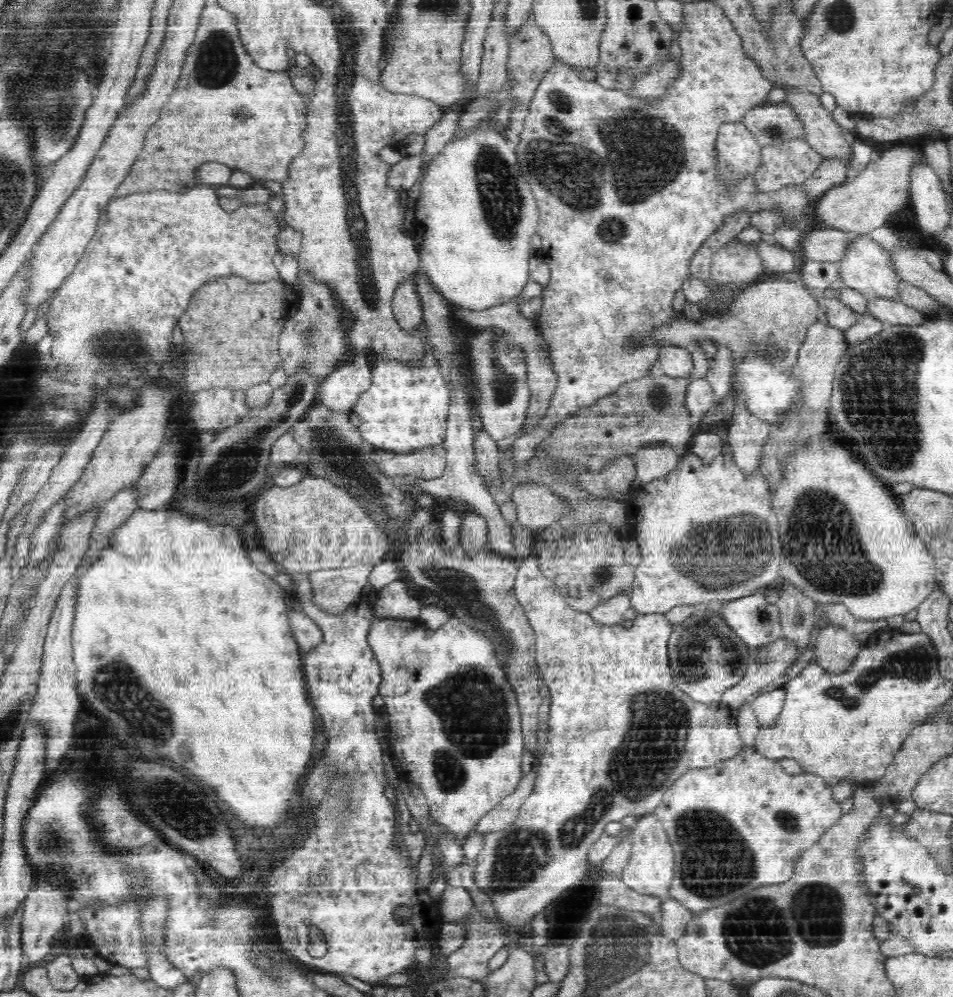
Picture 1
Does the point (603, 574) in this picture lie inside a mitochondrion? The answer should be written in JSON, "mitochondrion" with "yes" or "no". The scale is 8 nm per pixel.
{"mitochondrion":"yes"}

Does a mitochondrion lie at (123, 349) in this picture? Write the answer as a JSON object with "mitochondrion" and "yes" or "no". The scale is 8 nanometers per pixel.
{"mitochondrion":"yes"}

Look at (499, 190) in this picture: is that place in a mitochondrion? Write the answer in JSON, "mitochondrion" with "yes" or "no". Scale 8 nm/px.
{"mitochondrion":"yes"}

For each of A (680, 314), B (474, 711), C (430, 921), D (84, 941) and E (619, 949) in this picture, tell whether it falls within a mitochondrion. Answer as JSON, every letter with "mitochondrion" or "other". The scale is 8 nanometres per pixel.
{"A":"other","B":"mitochondrion","C":"other","D":"other","E":"mitochondrion"}

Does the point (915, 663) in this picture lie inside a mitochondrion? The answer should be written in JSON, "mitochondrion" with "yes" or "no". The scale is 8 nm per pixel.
{"mitochondrion":"yes"}

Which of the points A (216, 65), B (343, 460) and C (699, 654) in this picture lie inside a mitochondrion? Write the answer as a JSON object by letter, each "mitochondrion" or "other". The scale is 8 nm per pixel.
{"A":"mitochondrion","B":"mitochondrion","C":"mitochondrion"}

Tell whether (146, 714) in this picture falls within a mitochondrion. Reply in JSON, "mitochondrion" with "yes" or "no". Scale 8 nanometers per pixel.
{"mitochondrion":"yes"}

